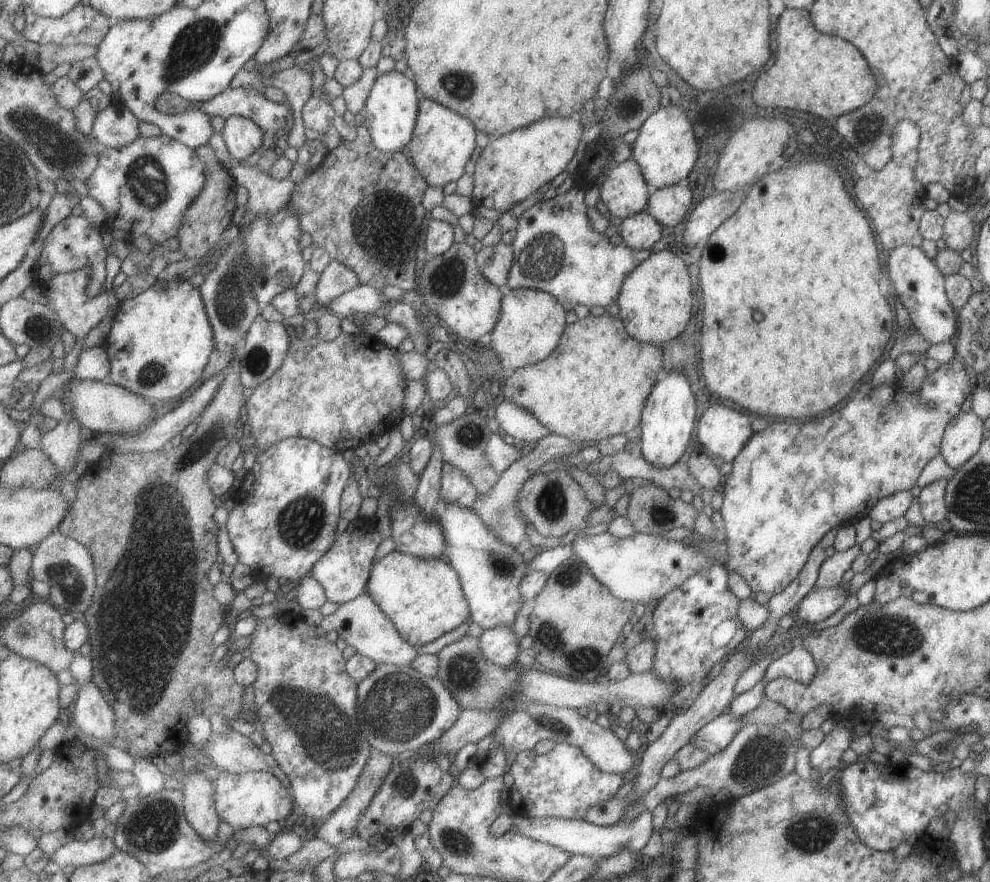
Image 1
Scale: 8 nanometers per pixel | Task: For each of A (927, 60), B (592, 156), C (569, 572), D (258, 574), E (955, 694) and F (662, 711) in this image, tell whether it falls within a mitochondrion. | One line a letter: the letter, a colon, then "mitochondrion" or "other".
A: other
B: other
C: mitochondrion
D: other
E: other
F: other

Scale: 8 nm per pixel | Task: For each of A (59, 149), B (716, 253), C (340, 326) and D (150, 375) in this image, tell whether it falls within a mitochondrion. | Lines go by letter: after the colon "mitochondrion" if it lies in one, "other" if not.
A: mitochondrion
B: other
C: other
D: mitochondrion

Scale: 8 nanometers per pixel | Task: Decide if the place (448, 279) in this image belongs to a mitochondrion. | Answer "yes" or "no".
yes

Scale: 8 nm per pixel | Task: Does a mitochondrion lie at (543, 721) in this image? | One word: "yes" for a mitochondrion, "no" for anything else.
yes

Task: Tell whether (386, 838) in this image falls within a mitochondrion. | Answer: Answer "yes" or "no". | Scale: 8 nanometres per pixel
no

